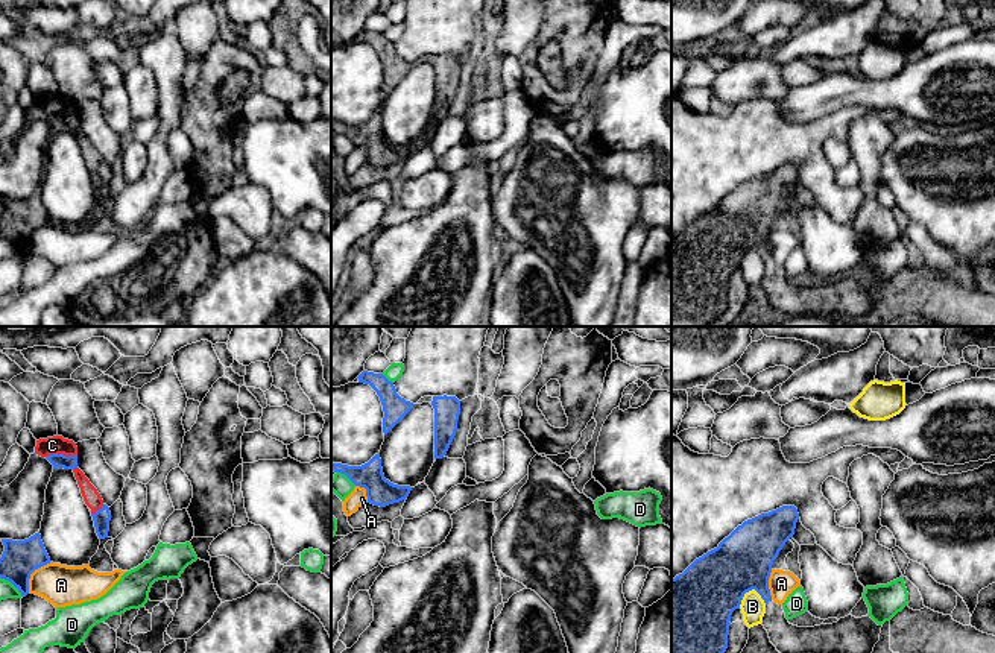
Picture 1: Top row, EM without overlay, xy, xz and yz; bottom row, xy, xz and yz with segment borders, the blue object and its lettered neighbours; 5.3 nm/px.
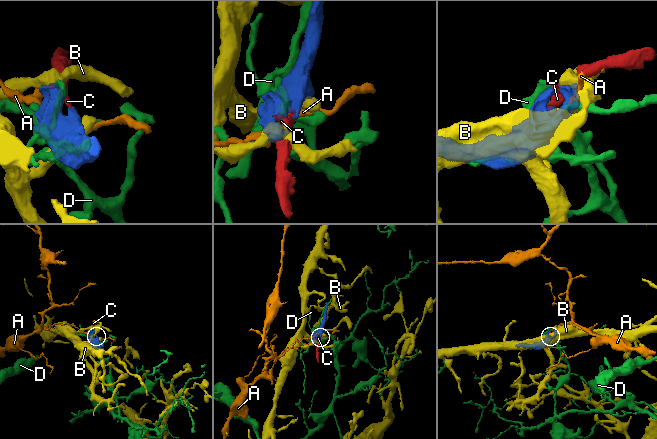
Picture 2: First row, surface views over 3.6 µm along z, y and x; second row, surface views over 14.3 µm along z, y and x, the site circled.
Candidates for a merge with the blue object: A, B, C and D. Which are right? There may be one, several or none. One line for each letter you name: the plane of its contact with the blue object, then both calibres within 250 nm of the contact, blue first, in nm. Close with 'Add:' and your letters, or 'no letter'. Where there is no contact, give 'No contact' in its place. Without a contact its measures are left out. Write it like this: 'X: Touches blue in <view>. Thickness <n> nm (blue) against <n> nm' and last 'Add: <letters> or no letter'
C: Touches blue in xy. Thickness 80 nm (blue) against 100 nm
Add: C

